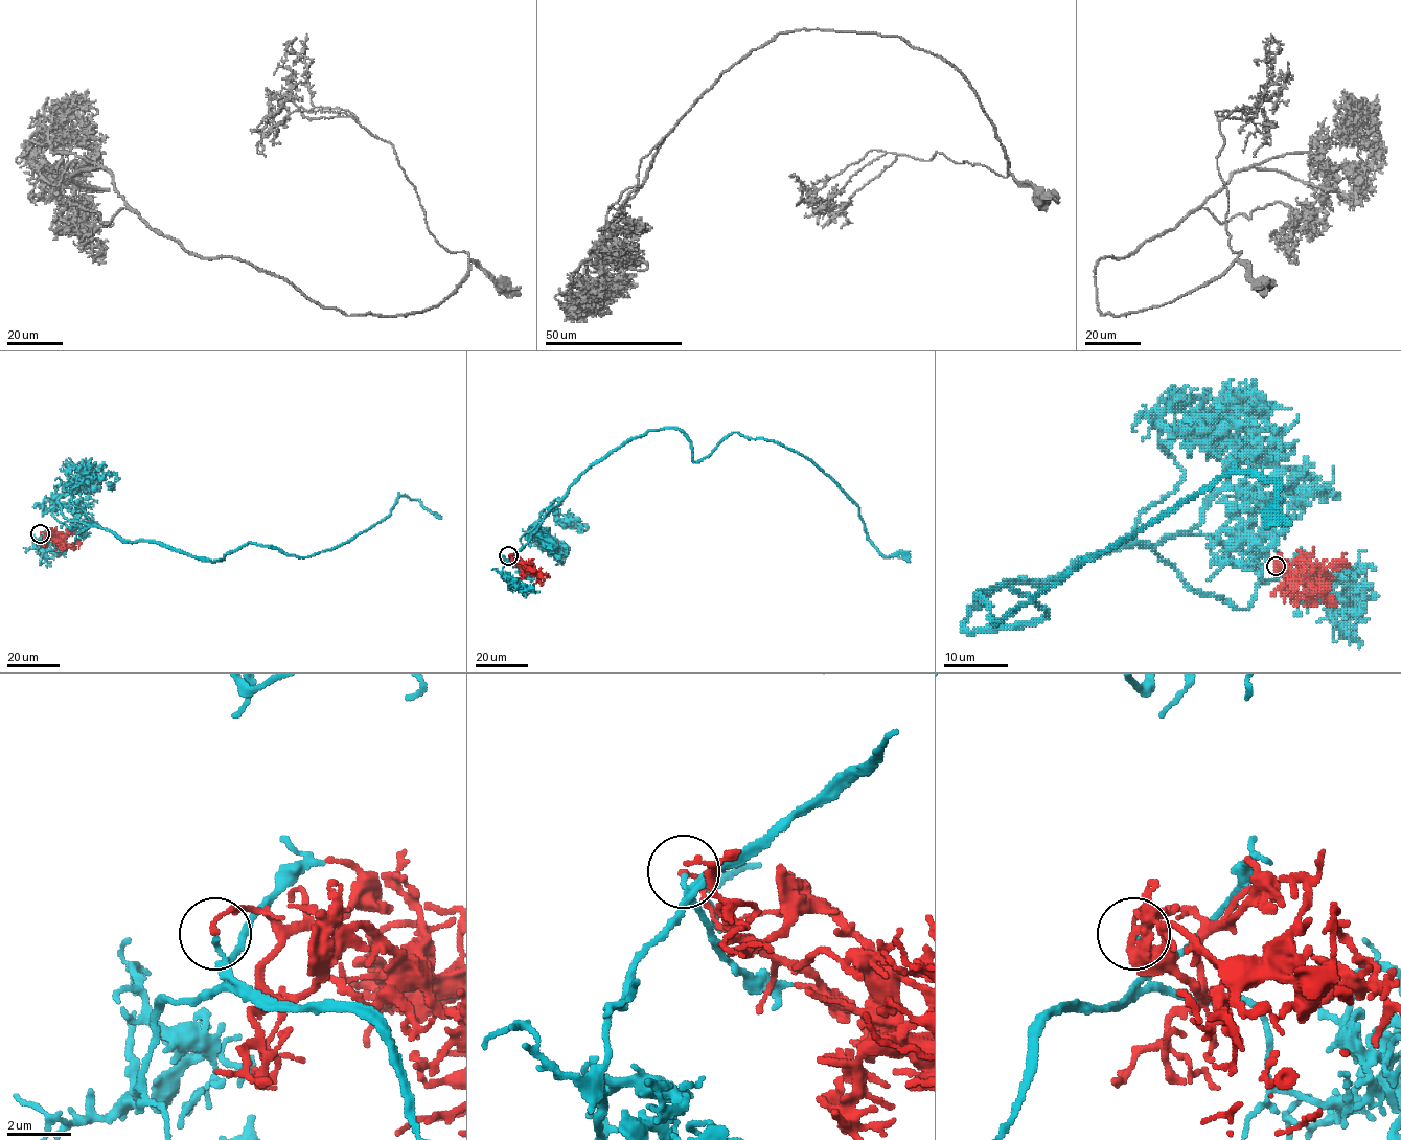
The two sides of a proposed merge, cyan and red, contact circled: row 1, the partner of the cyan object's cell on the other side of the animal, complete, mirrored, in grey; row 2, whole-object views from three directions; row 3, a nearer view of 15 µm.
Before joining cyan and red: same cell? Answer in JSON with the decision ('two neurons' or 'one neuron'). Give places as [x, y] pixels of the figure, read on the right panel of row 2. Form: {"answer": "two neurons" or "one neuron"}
{"answer": "one neuron"}

